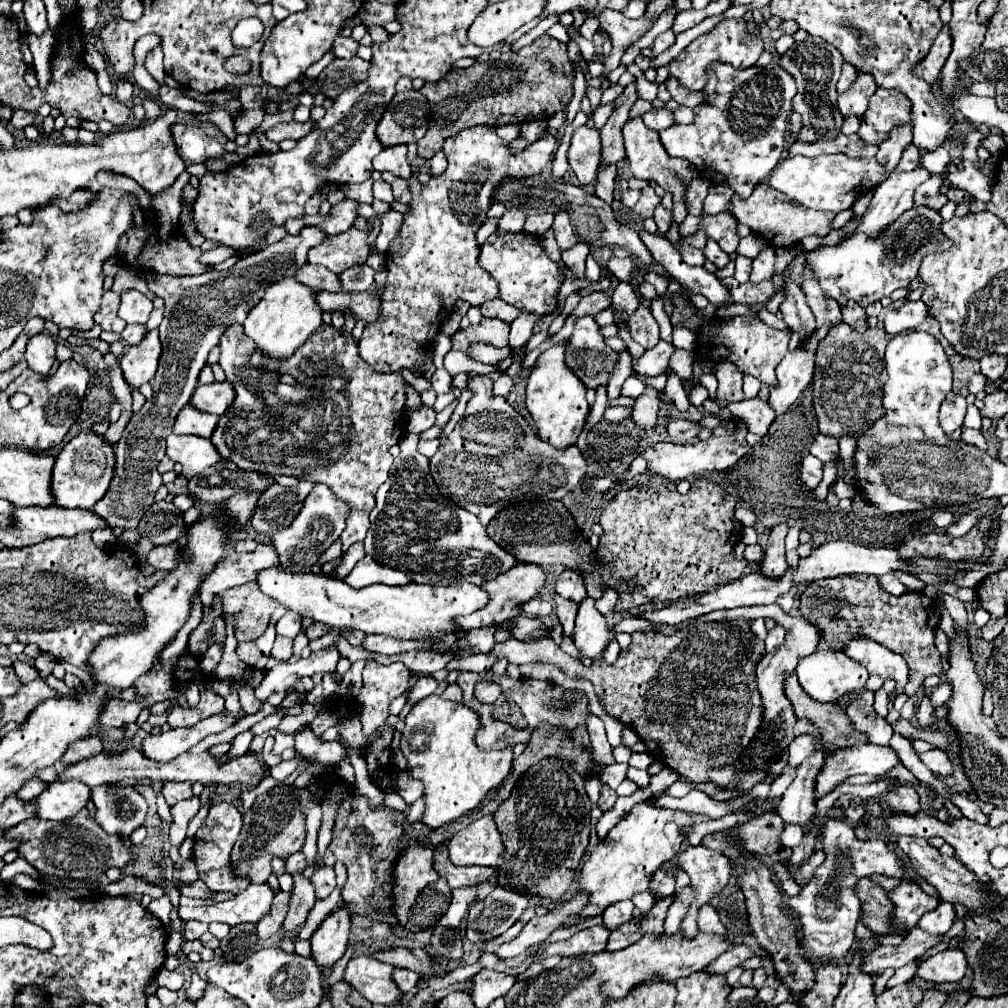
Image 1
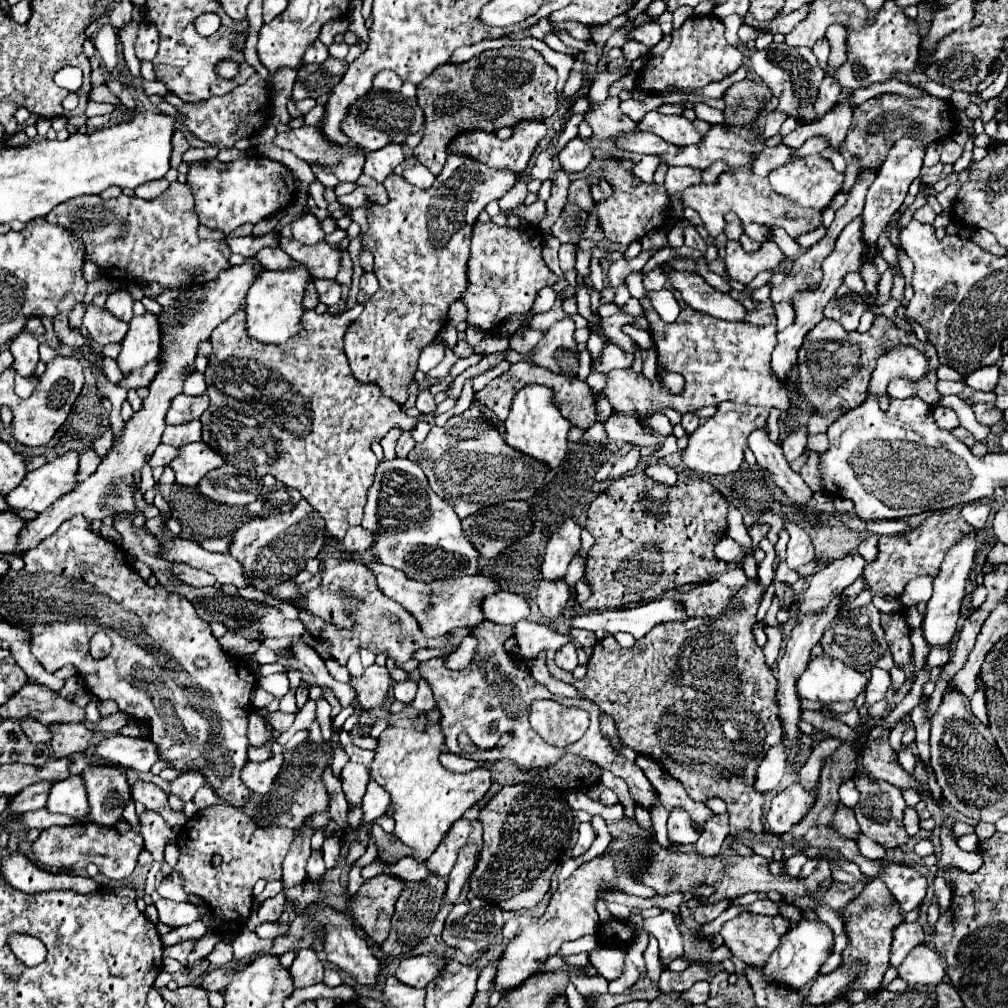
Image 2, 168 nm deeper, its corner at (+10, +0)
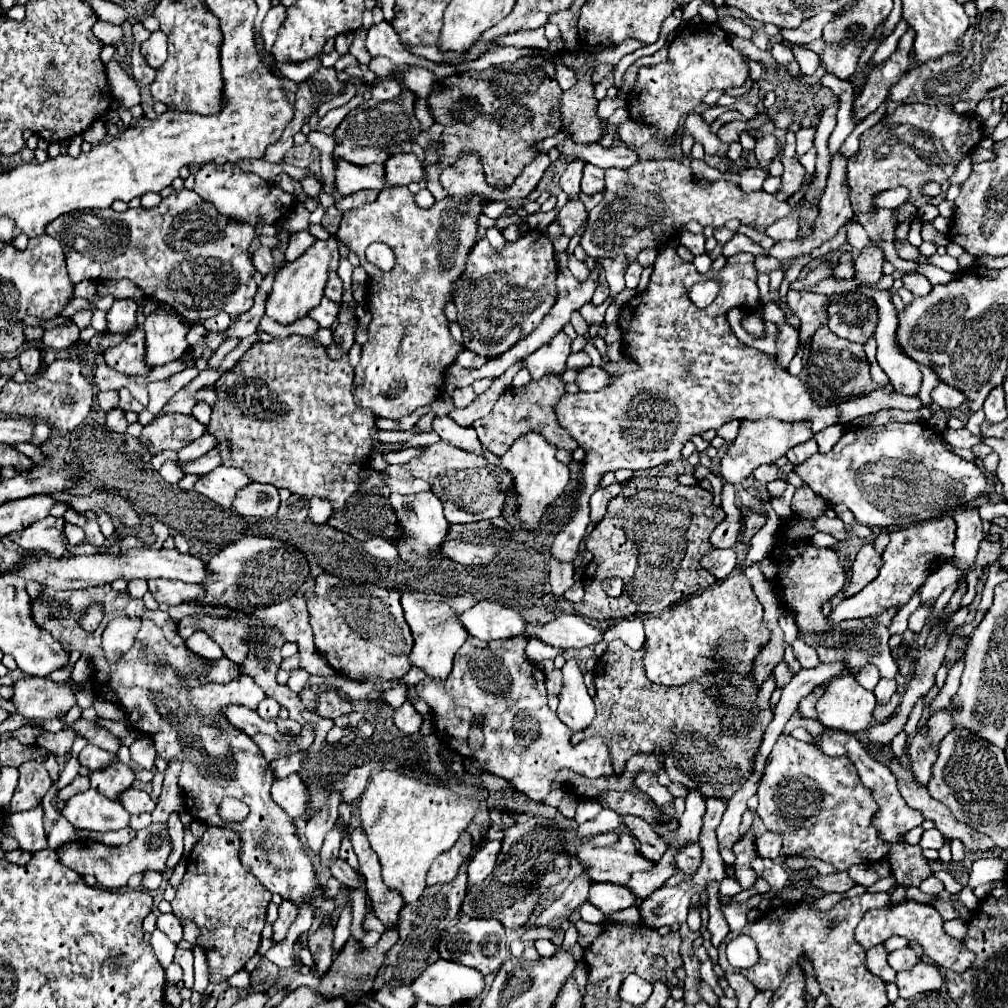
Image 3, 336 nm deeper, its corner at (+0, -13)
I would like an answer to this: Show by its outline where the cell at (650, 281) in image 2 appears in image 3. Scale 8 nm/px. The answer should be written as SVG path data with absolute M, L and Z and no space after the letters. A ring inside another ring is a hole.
M666 247L664 251L660 251L646 291L636 293L626 305L622 305L622 311L618 315L624 349L618 363L610 361L604 365L604 371L610 375L610 385L606 385L596 393L562 395L558 405L554 407L560 427L564 427L568 435L578 443L578 447L584 449L586 453L582 461L582 477L578 487L580 491L576 497L578 511L576 515L570 517L570 521L562 527L562 531L554 537L552 543L552 555L556 559L564 559L570 563L578 557L580 545L586 537L586 527L590 523L588 501L592 493L600 489L600 481L608 471L618 471L618 469L638 471L638 469L650 469L662 463L678 461L682 459L680 455L682 447L692 435L702 435L708 429L720 429L724 423L732 419L756 421L756 419L776 417L780 421L790 421L790 423L808 419L812 423L814 433L830 425L842 423L838 407L814 405L804 383L798 377L790 375L784 367L780 367L776 357L770 357L758 349L740 343L732 333L726 321L730 309L738 307L744 313L754 313L760 307L756 275L758 273L754 269L754 257L750 253L738 253L726 257L726 265L720 271L716 271L716 275L714 271L710 271L710 279L716 277L716 281L720 283L720 293L716 301L706 309L698 309L688 299L686 289L698 281L706 281L708 275L696 271L694 263L682 261L674 247Z

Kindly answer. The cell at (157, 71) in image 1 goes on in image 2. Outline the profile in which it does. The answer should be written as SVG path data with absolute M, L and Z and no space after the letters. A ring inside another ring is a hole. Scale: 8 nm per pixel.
M140 22L138 38L136 38L136 56L140 60L152 60L158 50L158 32L150 22Z

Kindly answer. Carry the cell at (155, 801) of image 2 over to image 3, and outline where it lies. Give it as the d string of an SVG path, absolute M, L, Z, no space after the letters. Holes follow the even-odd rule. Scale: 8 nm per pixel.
M130 787L128 791L122 791L122 793L118 795L118 801L120 801L120 805L122 805L130 815L134 815L134 813L144 813L144 811L152 813L154 807L156 807L156 803L150 799L150 795L144 793L144 791L140 791L140 789L136 789L136 787Z

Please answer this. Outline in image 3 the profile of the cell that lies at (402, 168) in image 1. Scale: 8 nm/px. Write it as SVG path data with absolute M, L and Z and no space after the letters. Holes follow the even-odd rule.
M396 153L388 159L388 163L386 163L386 187L408 185L412 181L420 183L422 179L424 179L424 167L422 167L422 163L418 161L418 157L414 153Z

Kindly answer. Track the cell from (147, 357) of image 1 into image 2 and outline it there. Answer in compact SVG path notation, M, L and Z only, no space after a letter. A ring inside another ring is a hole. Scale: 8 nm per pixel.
M146 312L144 316L134 316L130 320L128 334L122 340L122 352L118 356L118 366L124 376L132 370L146 366L158 356L158 320L154 314Z

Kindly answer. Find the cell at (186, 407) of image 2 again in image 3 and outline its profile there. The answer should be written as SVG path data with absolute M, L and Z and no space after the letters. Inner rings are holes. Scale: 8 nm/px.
M160 415L140 433L140 443L148 447L152 455L166 449L182 449L188 443L204 435L204 425L192 415Z

